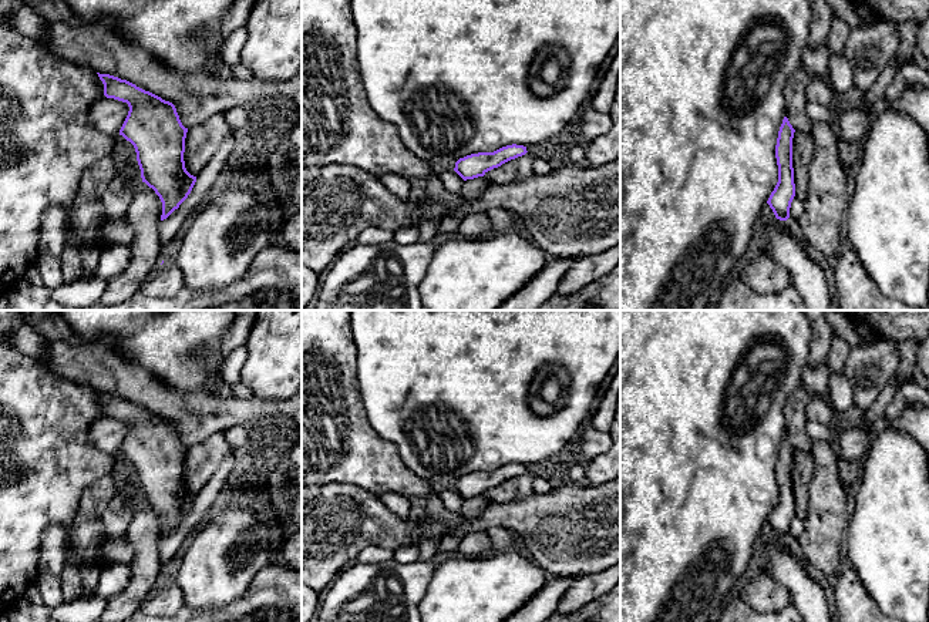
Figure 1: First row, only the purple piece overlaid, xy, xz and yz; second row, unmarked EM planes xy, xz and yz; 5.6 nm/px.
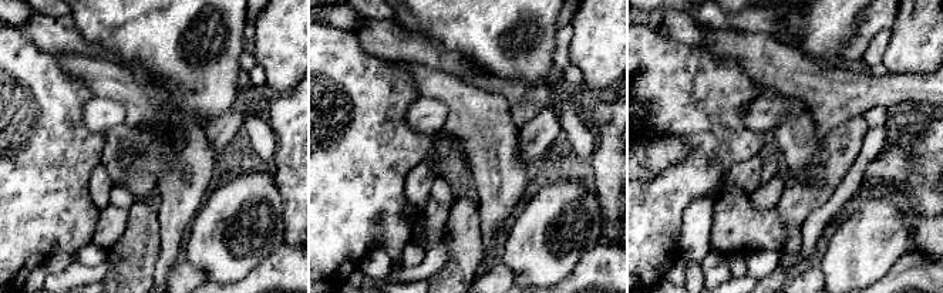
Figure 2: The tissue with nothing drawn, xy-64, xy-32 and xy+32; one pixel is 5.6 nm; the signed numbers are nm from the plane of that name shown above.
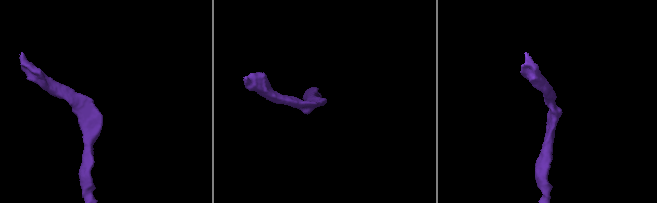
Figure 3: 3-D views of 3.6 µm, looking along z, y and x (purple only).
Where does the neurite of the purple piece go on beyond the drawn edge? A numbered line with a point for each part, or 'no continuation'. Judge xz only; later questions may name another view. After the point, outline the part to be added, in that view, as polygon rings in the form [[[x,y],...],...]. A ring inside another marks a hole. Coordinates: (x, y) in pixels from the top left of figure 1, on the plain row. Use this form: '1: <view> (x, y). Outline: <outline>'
no continuation

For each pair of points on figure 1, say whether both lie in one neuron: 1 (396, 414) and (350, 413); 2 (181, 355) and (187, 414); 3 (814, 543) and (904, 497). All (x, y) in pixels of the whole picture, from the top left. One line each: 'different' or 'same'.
1: different
2: different
3: different

